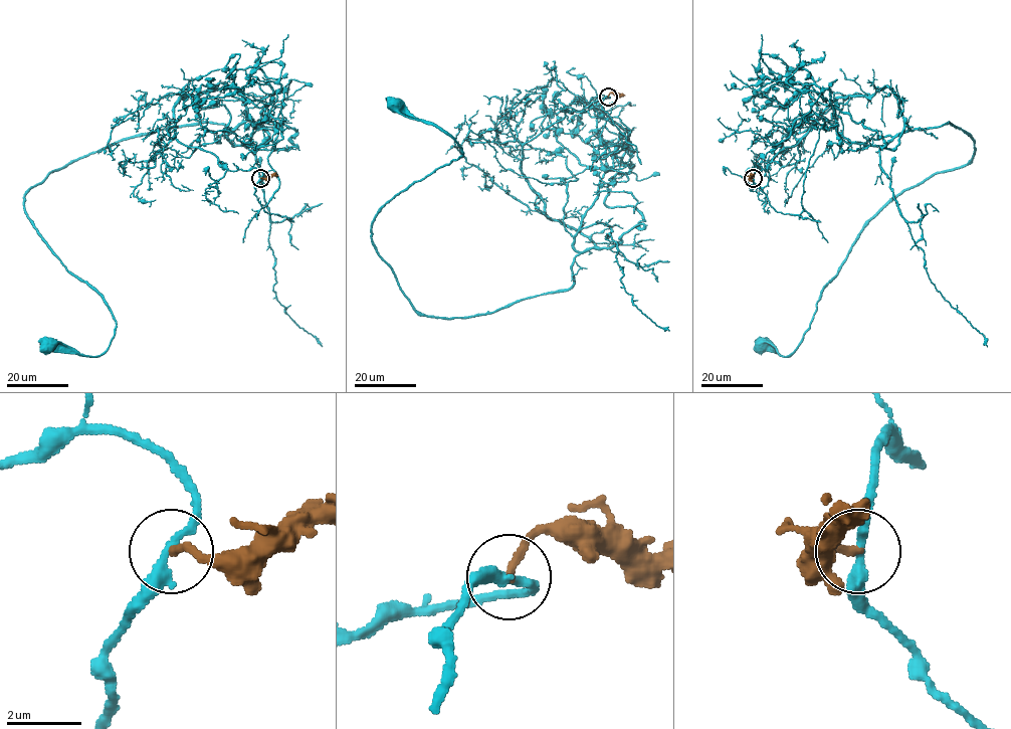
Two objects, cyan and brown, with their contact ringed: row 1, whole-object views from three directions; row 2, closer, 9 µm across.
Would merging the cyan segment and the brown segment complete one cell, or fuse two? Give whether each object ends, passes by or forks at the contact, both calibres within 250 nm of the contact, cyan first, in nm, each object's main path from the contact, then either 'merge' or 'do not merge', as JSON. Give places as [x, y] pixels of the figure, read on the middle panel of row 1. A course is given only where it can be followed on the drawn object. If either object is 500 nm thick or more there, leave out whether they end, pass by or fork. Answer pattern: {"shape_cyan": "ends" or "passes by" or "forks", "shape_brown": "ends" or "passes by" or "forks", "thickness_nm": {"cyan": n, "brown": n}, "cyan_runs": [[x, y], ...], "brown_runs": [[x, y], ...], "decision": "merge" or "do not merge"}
{"shape_cyan": "passes by", "shape_brown": "ends", "thickness_nm": {"cyan": 280, "brown": 200}, "cyan_runs": [[607, 97], [523, 146], [544, 212], [595, 246], [573, 285], [450, 318], [373, 241], [462, 154], [393, 102]], "brown_runs": [[607, 97], [611, 93], [625, 95]], "decision": "do not merge"}

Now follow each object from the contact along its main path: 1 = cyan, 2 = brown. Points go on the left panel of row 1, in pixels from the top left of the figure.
1: (260, 178), (176, 138), (228, 86), (231, 129), (31, 187), (116, 323), (45, 345)
2: (260, 178), (277, 175)

